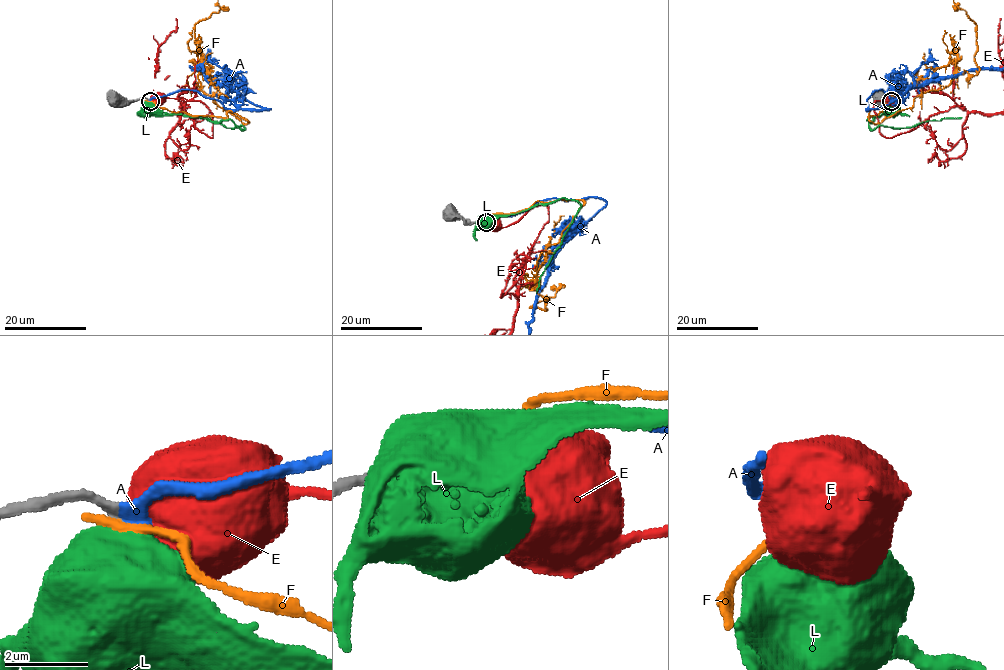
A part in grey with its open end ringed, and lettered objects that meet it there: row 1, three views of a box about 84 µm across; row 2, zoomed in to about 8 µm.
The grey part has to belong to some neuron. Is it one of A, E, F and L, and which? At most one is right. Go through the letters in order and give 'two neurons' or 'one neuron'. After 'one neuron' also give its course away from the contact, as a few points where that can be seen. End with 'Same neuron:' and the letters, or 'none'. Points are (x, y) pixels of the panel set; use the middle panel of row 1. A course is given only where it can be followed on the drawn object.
A: one neuron
E: two neurons
F: two neurons
L: two neurons
Same neuron: A

